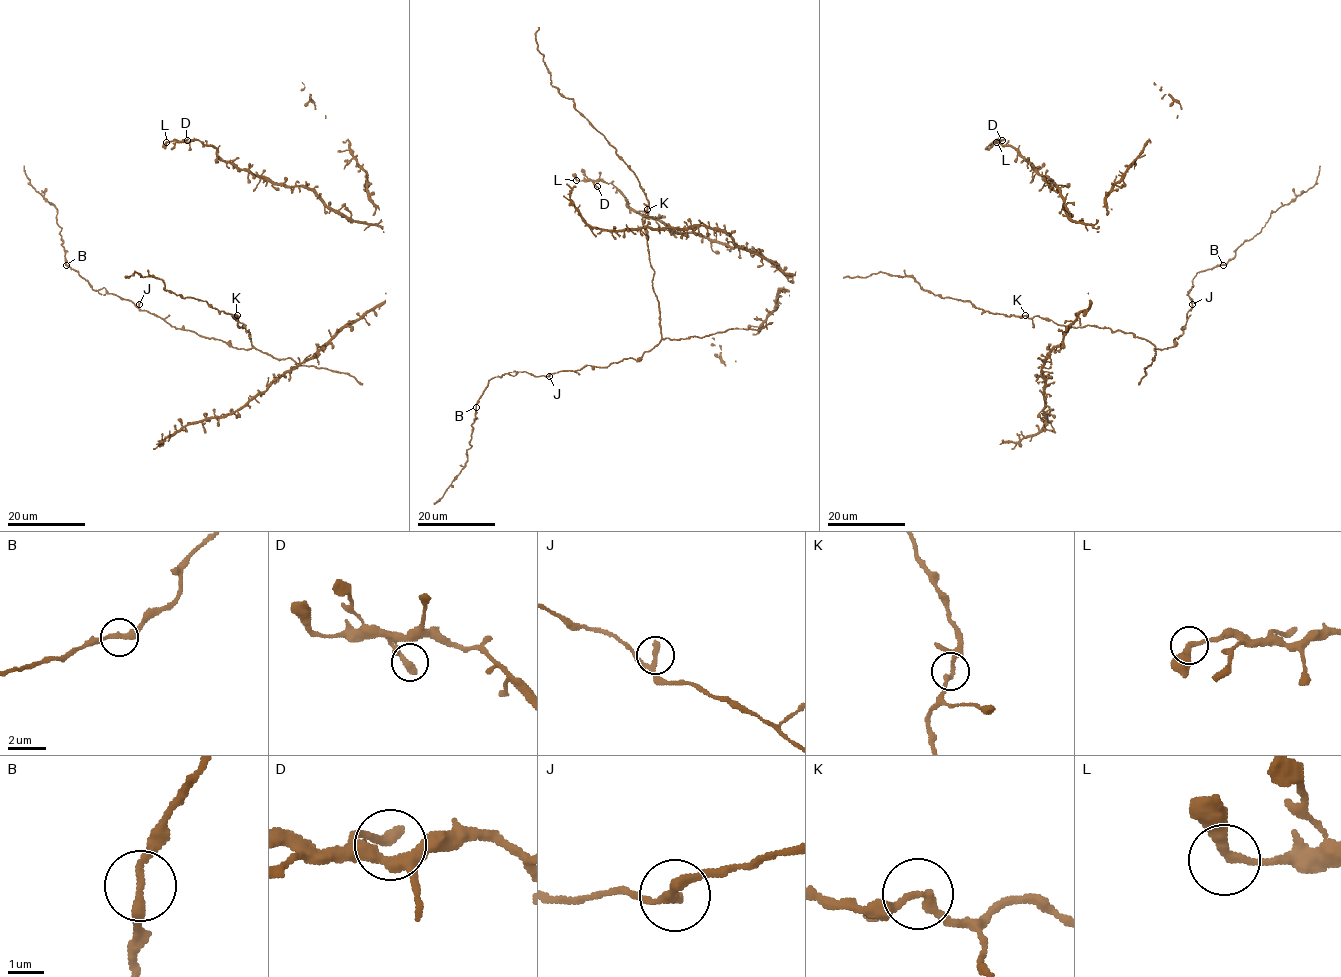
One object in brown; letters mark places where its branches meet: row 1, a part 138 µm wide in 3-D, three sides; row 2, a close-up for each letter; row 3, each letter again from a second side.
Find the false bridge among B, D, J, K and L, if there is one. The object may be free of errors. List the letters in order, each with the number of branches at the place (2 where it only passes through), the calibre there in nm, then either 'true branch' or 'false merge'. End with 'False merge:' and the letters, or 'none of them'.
B: branches 2; calibre 260 nm; true branch
D: branches 2; calibre 280 nm; true branch
J: branches 2; calibre 260 nm; true branch
K: branches 2; calibre 240 nm; true branch
L: branches 2; calibre 260 nm; true branch
False merge: none of them

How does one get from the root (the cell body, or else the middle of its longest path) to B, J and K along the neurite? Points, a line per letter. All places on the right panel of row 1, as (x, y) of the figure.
B: (1033, 328), (1040, 316), (1171, 347), (1192, 307), (1193, 278), (1223, 265)
J: (1033, 328), (1032, 319), (1040, 316), (1070, 327), (1132, 333), (1162, 349), (1183, 334), (1192, 304)
K: (1033, 328), (1032, 320), (1025, 315)

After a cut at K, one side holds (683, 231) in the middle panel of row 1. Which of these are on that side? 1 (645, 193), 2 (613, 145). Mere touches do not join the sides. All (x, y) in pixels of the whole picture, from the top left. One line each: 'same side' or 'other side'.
1: other side
2: other side

